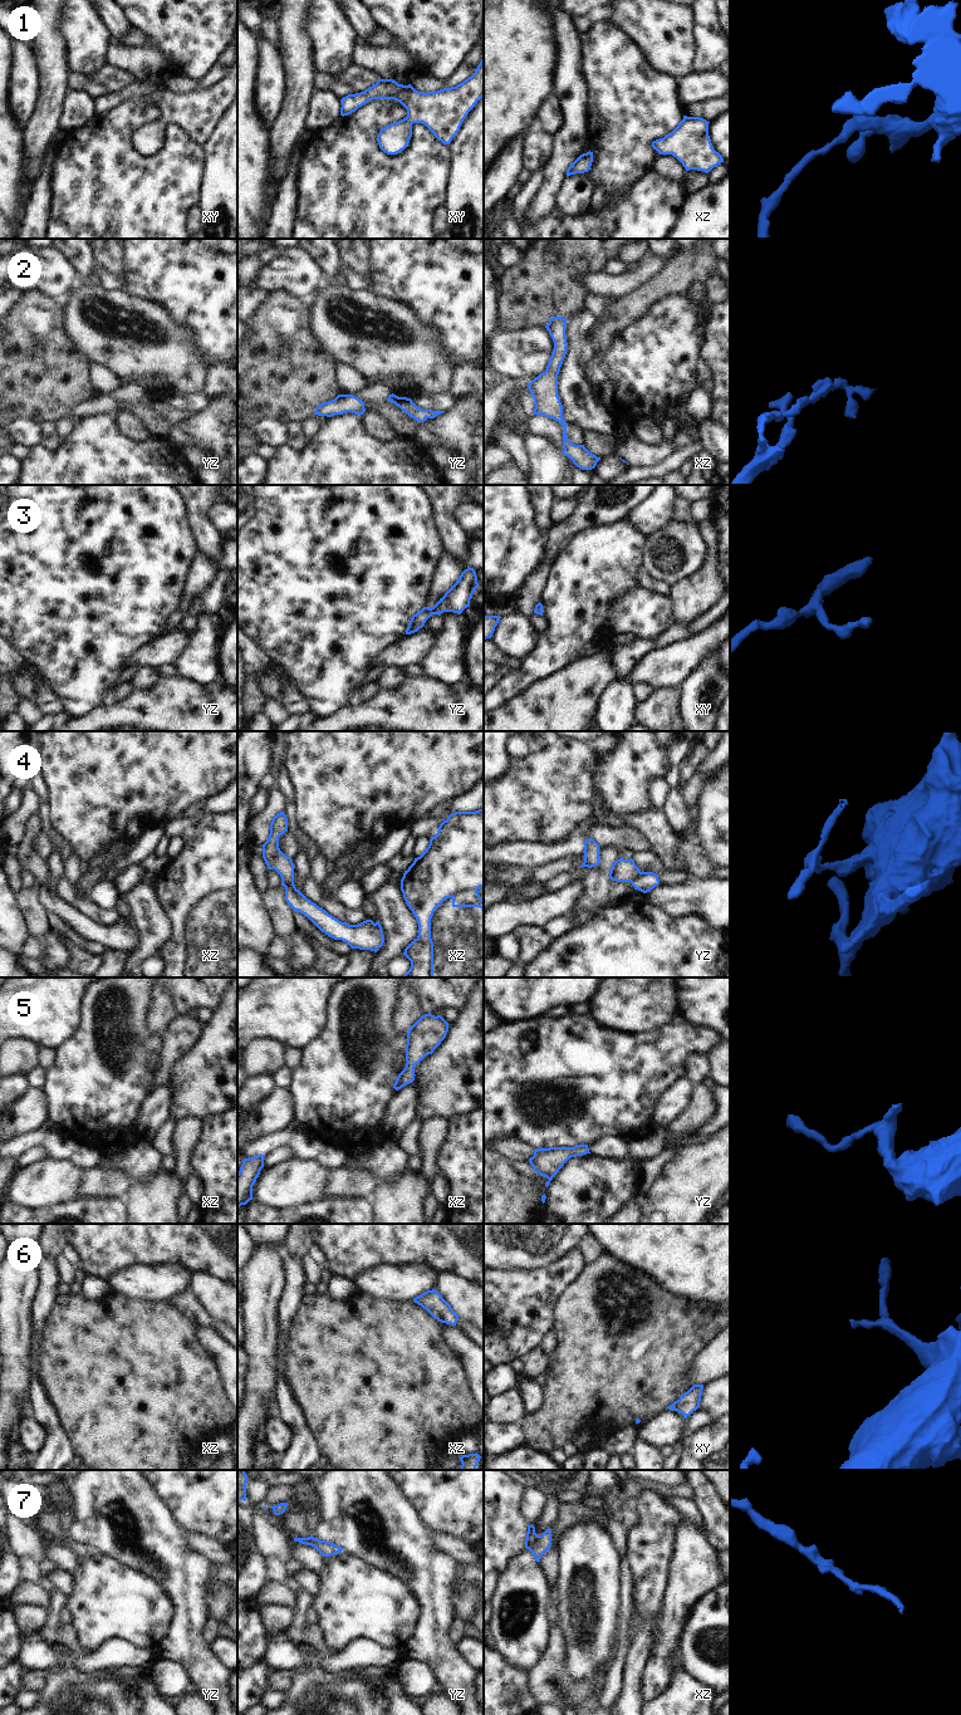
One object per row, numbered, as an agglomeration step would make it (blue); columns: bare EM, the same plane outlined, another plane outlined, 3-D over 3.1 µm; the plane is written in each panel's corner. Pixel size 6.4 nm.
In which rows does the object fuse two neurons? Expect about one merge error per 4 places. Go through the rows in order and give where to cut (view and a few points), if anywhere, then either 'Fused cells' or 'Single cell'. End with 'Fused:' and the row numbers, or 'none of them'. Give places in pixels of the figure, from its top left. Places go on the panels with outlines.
1: No split. Single cell
2: No split. Single cell
3: No split. Single cell
4: Split along yz (642, 872), (629, 881). Fused cells
5: No split. Single cell
6: No split. Single cell
7: No split. Single cell
Fused: 4.

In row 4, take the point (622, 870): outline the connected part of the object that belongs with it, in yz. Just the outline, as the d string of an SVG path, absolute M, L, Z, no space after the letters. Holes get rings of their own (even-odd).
M619 858L611 867L609 878L617 882L631 882L641 874L641 869L636 866L632 858Z

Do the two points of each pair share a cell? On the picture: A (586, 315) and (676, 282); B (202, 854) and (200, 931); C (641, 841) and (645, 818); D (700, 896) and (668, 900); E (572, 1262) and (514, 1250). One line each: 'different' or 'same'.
A: different
B: same
C: different
D: same
E: different

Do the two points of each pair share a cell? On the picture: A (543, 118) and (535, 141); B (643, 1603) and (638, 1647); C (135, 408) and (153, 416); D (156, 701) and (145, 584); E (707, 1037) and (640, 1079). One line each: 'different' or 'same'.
A: different
B: same
C: same
D: different
E: same

